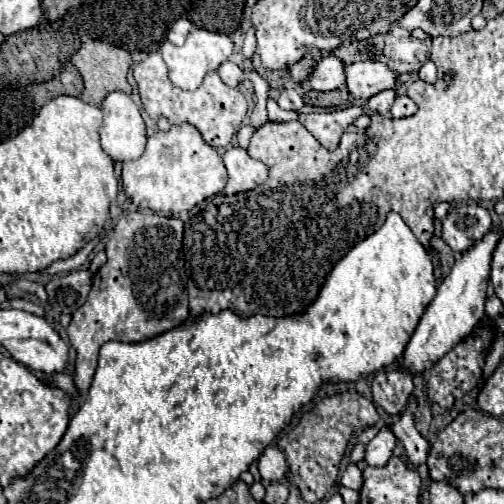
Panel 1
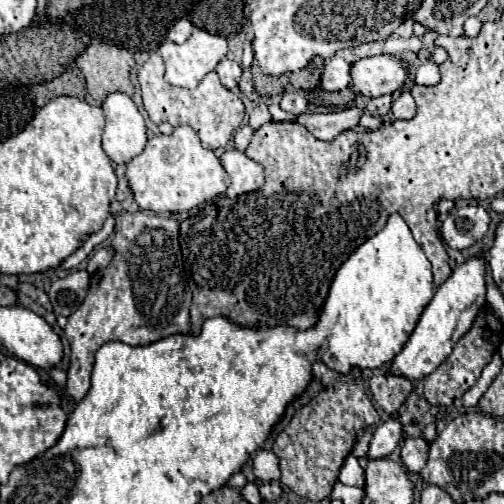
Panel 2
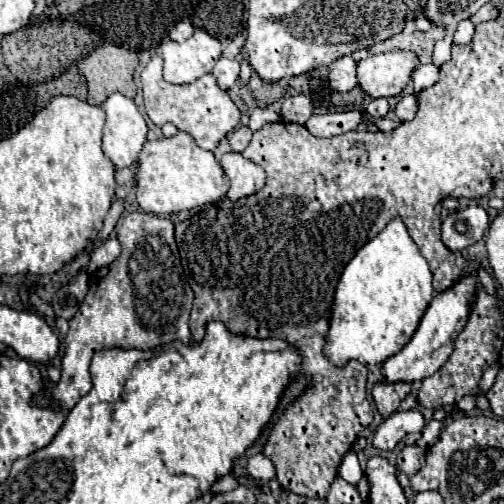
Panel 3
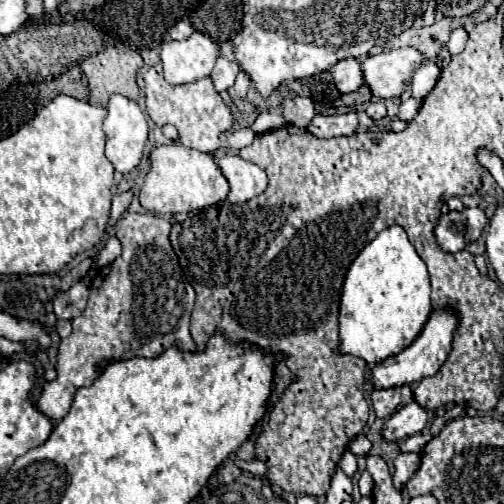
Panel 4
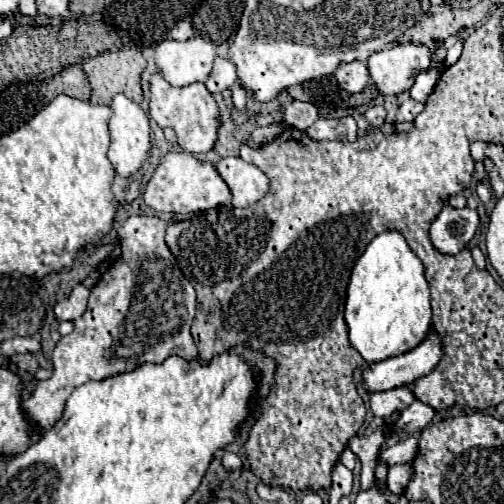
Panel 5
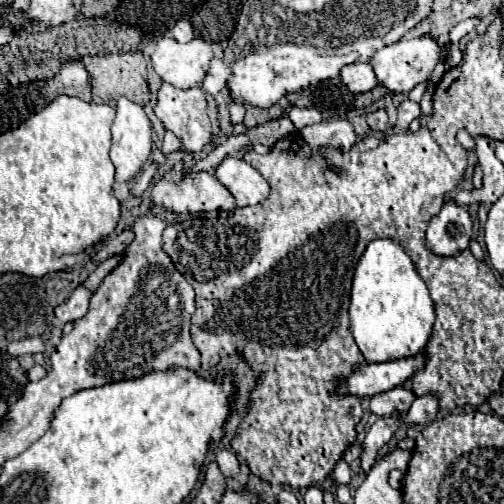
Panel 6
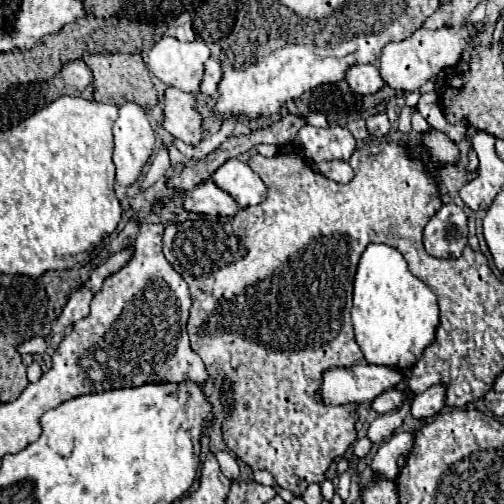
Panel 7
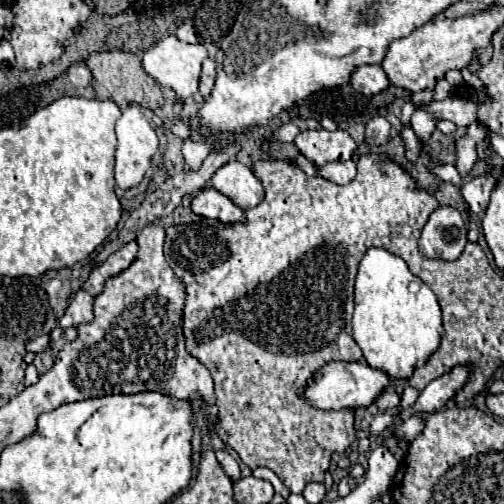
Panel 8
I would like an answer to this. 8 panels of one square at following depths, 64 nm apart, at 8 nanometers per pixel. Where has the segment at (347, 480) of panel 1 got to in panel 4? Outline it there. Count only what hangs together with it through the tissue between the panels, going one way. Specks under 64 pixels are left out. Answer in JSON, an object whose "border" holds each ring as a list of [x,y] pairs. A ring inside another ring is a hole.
{"border":[[[350,450],[344,452],[344,456],[342,456],[342,460],[340,460],[340,468],[342,468],[342,472],[344,472],[346,476],[350,476],[350,478],[354,478],[354,474],[358,472],[356,456],[354,456]]]}

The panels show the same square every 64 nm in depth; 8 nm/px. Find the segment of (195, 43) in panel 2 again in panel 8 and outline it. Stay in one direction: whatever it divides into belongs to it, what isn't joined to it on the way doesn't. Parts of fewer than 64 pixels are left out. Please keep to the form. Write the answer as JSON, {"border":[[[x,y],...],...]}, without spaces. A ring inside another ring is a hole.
{"border":[[[168,36],[144,52],[142,66],[158,84],[172,88],[180,98],[188,98],[194,92],[198,92],[200,68],[206,58],[208,58],[208,50],[204,48],[204,44],[186,44],[180,42],[176,36]]]}

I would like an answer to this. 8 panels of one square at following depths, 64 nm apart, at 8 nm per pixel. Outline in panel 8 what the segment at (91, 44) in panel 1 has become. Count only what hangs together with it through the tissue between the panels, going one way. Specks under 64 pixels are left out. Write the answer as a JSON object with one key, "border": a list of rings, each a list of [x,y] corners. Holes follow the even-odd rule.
{"border":[[[96,52],[90,54],[90,58],[86,60],[86,66],[92,70],[94,80],[94,92],[98,100],[112,100],[116,102],[120,108],[126,104],[140,104],[142,108],[150,108],[156,110],[158,106],[162,106],[162,92],[158,88],[158,84],[152,80],[152,76],[148,76],[142,68],[142,60],[138,54],[130,54],[130,52]]]}

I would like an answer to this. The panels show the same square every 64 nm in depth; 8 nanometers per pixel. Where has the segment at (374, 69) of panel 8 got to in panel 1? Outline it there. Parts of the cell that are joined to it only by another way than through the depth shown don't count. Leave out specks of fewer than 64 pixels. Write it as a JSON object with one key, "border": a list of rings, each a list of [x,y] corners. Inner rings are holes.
{"border":[[[326,56],[318,60],[312,72],[308,74],[304,86],[318,90],[318,92],[344,88],[344,64],[334,56]]]}

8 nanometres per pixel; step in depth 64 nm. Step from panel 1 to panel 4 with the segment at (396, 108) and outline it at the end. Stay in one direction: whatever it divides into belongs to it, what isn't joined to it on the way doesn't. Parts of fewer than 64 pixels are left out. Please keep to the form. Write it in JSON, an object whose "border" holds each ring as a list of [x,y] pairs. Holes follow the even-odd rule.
{"border":[[[406,98],[406,100],[402,100],[402,104],[400,104],[400,112],[398,112],[398,118],[400,120],[404,120],[404,122],[410,122],[416,114],[418,114],[418,110],[420,110],[420,102],[416,100],[416,98]]]}

